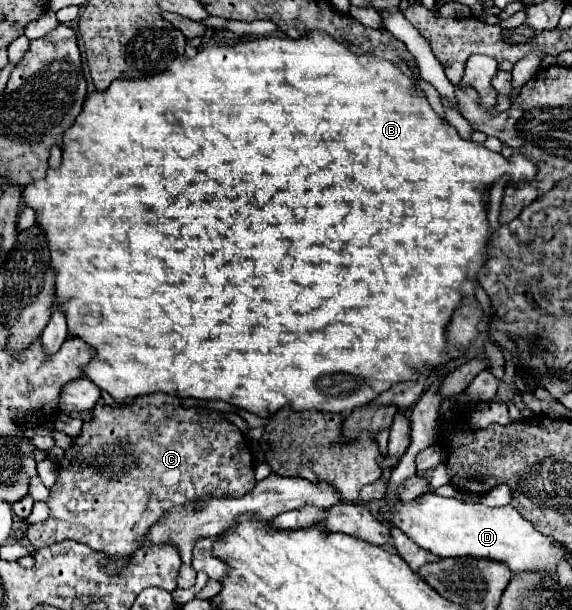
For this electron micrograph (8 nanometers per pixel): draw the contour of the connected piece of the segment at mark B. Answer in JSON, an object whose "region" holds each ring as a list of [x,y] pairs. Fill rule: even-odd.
{"region":[[[318,31],[300,37],[300,39],[290,39],[290,37],[262,37],[250,40],[241,40],[236,45],[230,47],[208,47],[198,51],[194,59],[176,59],[168,71],[154,75],[152,79],[134,79],[132,83],[112,83],[108,91],[104,93],[92,93],[84,107],[82,113],[76,117],[76,123],[64,133],[64,147],[62,147],[62,165],[58,169],[48,169],[46,177],[40,181],[30,183],[22,195],[28,207],[36,211],[36,221],[38,225],[46,231],[48,235],[48,247],[52,253],[52,267],[58,273],[56,279],[56,301],[64,299],[64,311],[68,311],[68,329],[70,335],[76,335],[96,347],[98,355],[92,359],[88,367],[84,367],[86,377],[90,377],[102,391],[108,391],[116,401],[126,401],[126,399],[136,399],[138,395],[146,395],[150,391],[162,391],[174,397],[194,397],[194,399],[220,399],[226,403],[232,403],[240,409],[252,411],[260,417],[266,417],[268,413],[280,411],[284,405],[292,407],[294,411],[304,411],[304,409],[318,409],[318,411],[328,411],[328,413],[350,413],[356,407],[362,407],[370,403],[376,395],[382,391],[388,391],[392,385],[400,381],[416,381],[422,373],[418,367],[426,367],[428,371],[438,371],[446,363],[450,363],[448,357],[448,337],[446,329],[452,321],[454,311],[460,307],[460,303],[466,297],[474,297],[474,289],[478,285],[478,273],[490,259],[488,255],[488,243],[492,237],[488,217],[486,217],[486,207],[484,207],[484,195],[486,189],[490,189],[496,181],[500,181],[504,175],[508,181],[526,181],[530,183],[536,177],[538,167],[532,165],[530,159],[526,159],[520,153],[512,153],[510,159],[506,159],[502,153],[490,151],[480,143],[474,143],[470,139],[462,139],[458,131],[444,121],[426,101],[426,95],[420,87],[414,85],[410,75],[400,69],[398,65],[386,61],[386,59],[376,59],[372,55],[354,55],[348,51],[342,43],[334,41],[330,35],[320,35]]]}

